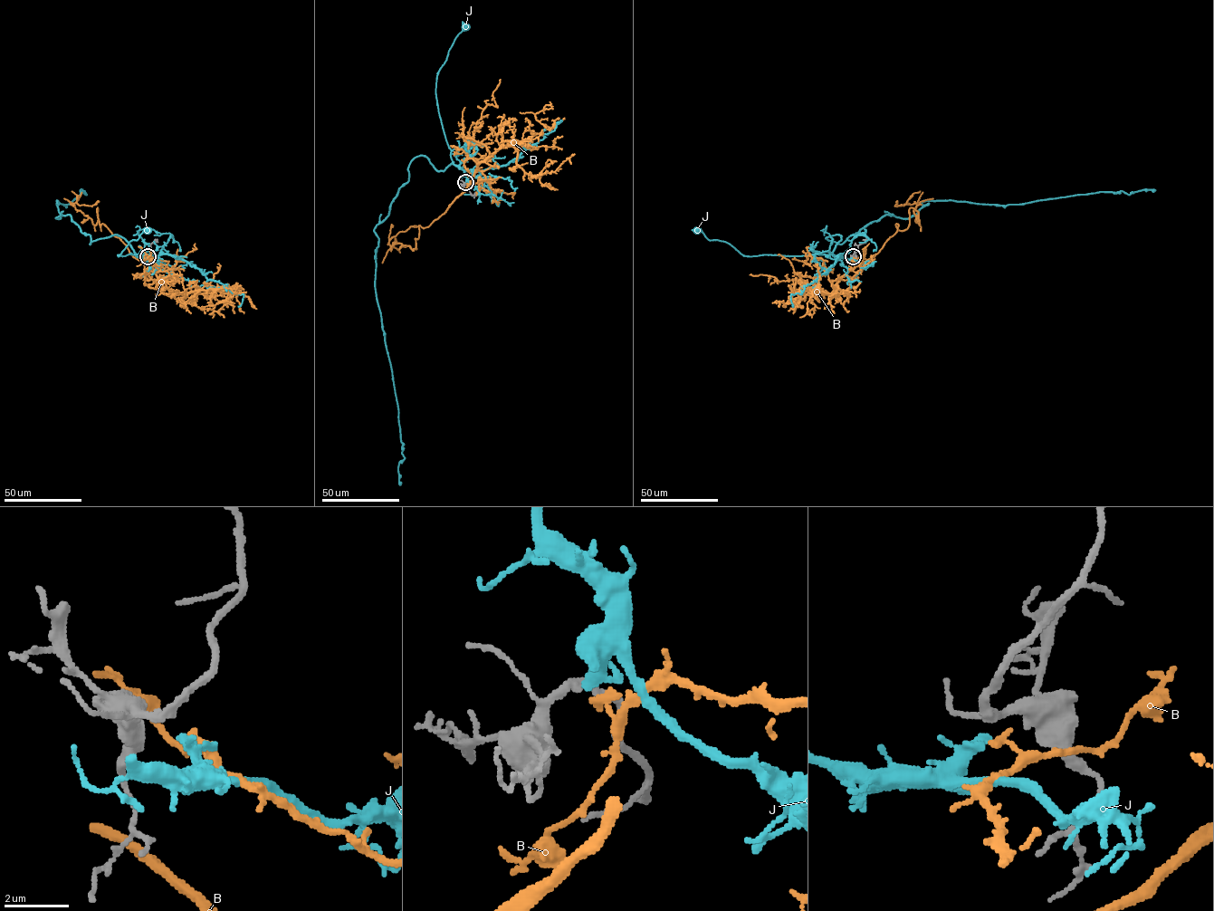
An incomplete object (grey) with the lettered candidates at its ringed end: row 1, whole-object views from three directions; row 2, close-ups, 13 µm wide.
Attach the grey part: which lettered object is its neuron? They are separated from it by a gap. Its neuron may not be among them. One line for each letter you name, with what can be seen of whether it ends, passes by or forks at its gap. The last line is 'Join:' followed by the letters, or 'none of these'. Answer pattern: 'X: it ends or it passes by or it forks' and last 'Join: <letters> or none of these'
J: it passes by
Join: J

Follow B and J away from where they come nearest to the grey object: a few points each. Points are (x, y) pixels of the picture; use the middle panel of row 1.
B: (466, 183), (490, 188), (477, 169), (445, 212), (418, 225), (415, 248), (390, 245), (417, 226)
J: (465, 182), (463, 171), (454, 163), (451, 156), (435, 93), (437, 72), (454, 38), (465, 26)

